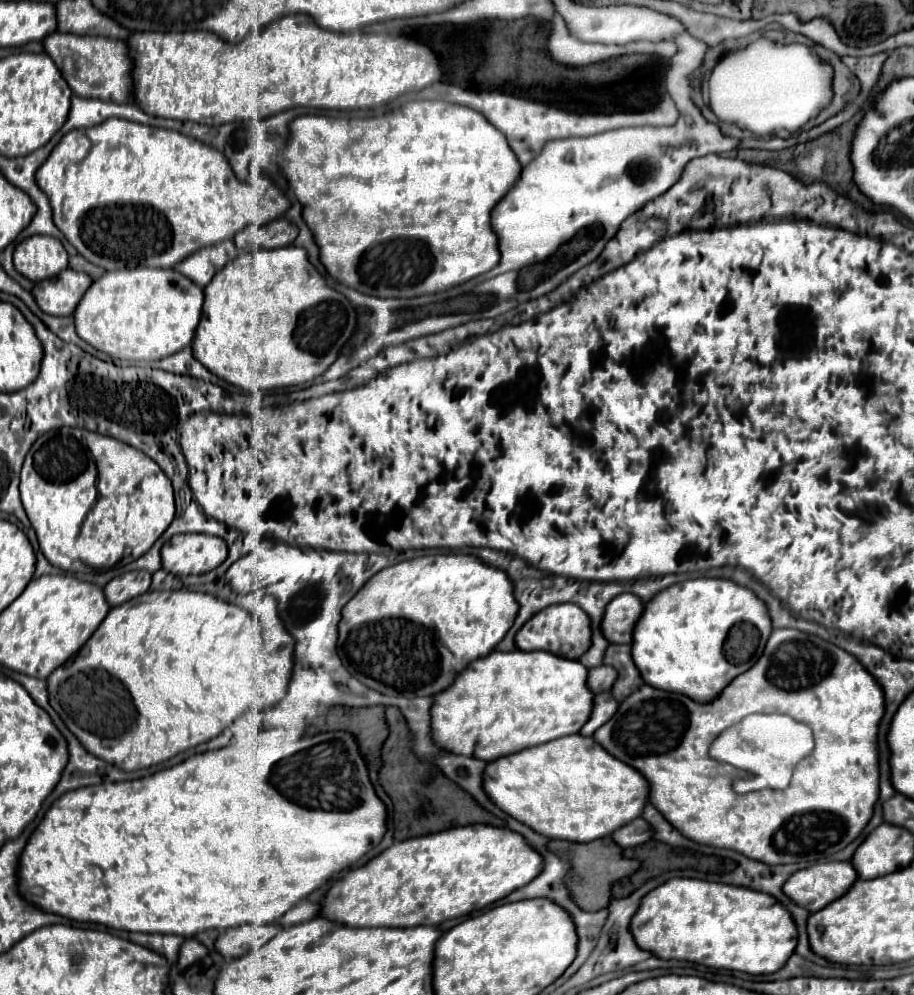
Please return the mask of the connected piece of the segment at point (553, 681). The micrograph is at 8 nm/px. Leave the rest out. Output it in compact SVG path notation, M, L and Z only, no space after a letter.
M491 652L473 660L441 694L433 696L431 712L431 738L433 744L449 754L473 756L483 762L513 754L523 748L539 746L543 742L577 734L589 720L593 694L587 688L587 668L577 660L559 658L551 652Z

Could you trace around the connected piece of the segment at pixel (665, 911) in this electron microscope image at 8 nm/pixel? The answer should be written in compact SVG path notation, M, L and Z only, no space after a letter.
M673 878L651 890L641 900L629 928L635 942L657 958L687 960L755 976L783 968L797 946L791 914L769 894L697 878Z

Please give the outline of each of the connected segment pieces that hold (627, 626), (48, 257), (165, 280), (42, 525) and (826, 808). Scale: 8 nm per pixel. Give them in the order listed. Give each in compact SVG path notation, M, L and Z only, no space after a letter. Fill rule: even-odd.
M619 594L605 606L601 630L611 644L631 644L633 626L643 612L643 602L633 594Z
M31 236L17 244L13 252L15 270L27 276L31 282L41 282L45 278L57 276L67 268L67 252L57 238Z
M173 268L113 270L89 286L73 322L81 340L117 360L157 360L191 344L201 306L203 290Z
M59 428L59 430L49 430L47 434L43 434L41 438L35 440L33 448L27 452L25 456L25 462L23 462L23 472L21 472L21 484L19 484L19 492L21 492L21 502L23 502L23 508L29 516L29 522L31 526L35 528L37 532L37 540L39 540L39 548L41 552L45 554L45 558L61 568L61 570L67 570L67 572L79 572L81 568L81 562L83 564L89 564L97 570L109 570L113 566L125 566L133 560L137 560L141 554L145 554L153 544L155 540L167 530L169 522L173 520L173 514L175 514L175 502L173 502L173 486L169 482L169 478L163 474L163 470L151 460L147 458L141 450L125 444L125 442L119 442L119 440L113 440L109 436L103 436L103 434L97 434L97 432L87 432L83 428Z
M773 630L773 634L769 636L769 642L761 654L761 658L745 672L745 674L739 674L733 682L729 682L729 686L725 686L725 690L721 690L721 694L713 700L713 702L707 702L707 704L699 704L683 694L673 694L673 692L665 692L665 690L657 690L649 684L643 684L641 690L635 690L633 694L629 694L629 698L623 698L619 702L619 708L617 708L617 714L605 722L605 726L601 726L599 730L595 730L593 734L593 740L607 752L611 754L613 758L625 762L627 766L633 766L635 770L641 772L641 776L647 778L649 782L649 802L653 806L657 806L657 810L661 810L661 814L665 816L665 820L671 822L671 826L677 826L681 830L681 834L685 834L685 838L697 842L697 844L707 844L707 846L713 846L713 848L729 848L729 850L735 850L739 854L745 854L747 858L757 858L759 862L769 862L769 866L777 866L777 864L793 864L793 862L821 862L829 856L833 856L835 852L843 850L849 842L853 842L861 830L867 826L871 814L873 814L873 804L879 796L879 788L877 788L877 724L883 716L883 694L881 694L881 686L877 686L877 682L873 680L873 676L861 666L861 662L857 662L849 652L837 648L835 644L831 642L825 642L817 636L811 636L811 634L805 634L805 632L799 632L799 630ZM755 712L763 712L763 714L769 714L769 712L779 712L779 714L787 714L791 716L793 720L797 722L803 722L807 724L811 730L813 730L813 738L815 738L815 748L811 752L809 758L801 760L797 766L795 766L795 772L793 772L793 778L791 778L791 784L781 792L781 790L761 790L761 792L749 792L749 794L735 794L731 790L731 778L735 776L735 770L731 766L725 766L721 762L713 762L707 754L711 742L715 740L715 736L729 728L731 724L739 722L743 716L747 714L755 714Z

